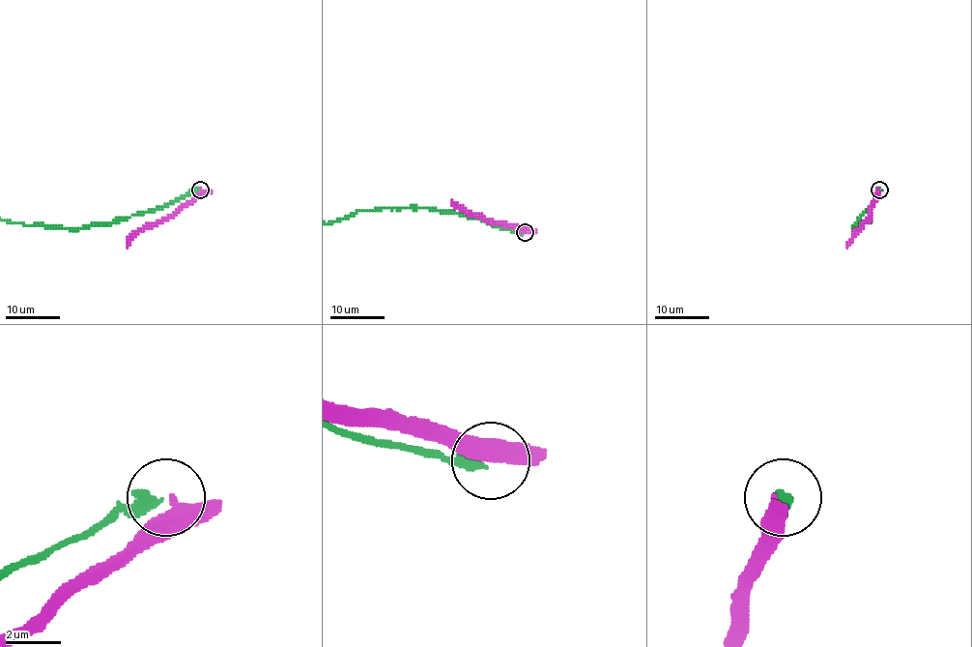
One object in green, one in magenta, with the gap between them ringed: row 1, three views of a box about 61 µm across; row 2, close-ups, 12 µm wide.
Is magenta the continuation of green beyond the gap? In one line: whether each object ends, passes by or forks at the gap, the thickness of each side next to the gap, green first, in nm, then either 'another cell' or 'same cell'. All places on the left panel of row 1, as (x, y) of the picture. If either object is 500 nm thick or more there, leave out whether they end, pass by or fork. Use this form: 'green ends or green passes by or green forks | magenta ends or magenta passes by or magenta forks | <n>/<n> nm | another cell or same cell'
green passes by | magenta ends | 300/440 nm | another cell

